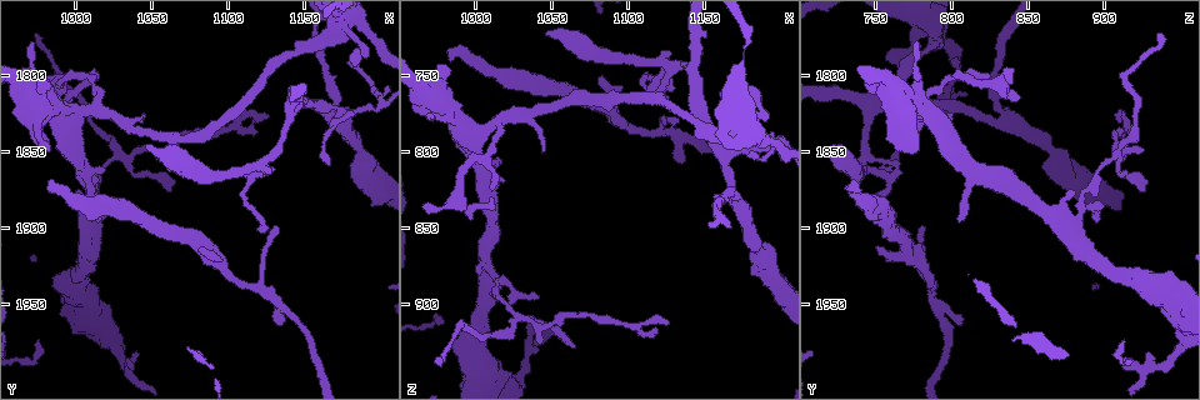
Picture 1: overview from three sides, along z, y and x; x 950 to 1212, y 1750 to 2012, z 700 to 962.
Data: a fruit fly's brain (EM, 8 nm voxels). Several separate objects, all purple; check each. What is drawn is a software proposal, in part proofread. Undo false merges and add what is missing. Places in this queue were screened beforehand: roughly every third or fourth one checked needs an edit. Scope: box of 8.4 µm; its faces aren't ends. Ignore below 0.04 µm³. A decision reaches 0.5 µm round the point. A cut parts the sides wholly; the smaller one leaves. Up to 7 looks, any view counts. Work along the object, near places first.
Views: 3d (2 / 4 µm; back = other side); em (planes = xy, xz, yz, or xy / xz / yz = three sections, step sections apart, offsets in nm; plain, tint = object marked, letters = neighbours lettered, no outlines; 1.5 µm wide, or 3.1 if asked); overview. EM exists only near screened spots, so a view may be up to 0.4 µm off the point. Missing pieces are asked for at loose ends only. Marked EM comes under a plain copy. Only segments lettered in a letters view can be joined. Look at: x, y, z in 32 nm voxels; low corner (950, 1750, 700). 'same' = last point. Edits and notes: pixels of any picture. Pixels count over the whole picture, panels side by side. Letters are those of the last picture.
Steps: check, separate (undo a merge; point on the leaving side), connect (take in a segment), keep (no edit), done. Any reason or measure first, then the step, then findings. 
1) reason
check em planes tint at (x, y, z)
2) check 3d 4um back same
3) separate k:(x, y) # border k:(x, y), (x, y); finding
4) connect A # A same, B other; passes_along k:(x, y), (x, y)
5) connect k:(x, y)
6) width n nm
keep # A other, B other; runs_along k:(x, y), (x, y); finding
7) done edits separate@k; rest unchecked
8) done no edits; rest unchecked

branch stops here
check em planes tint at (972, 1770, 936)

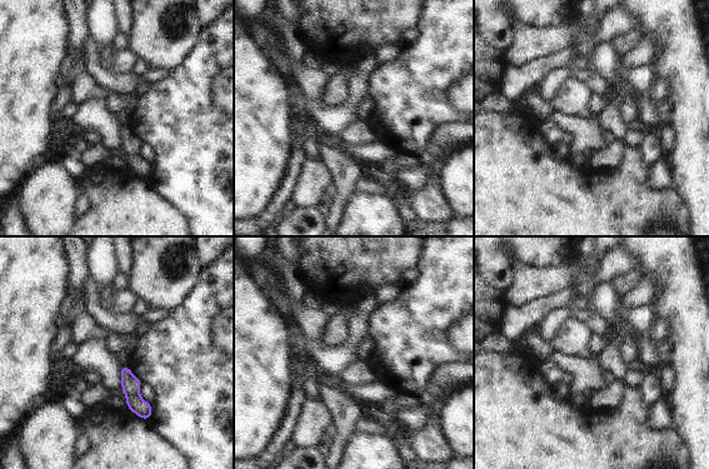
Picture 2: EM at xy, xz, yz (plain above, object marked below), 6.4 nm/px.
what lies round it
check em planes letters same

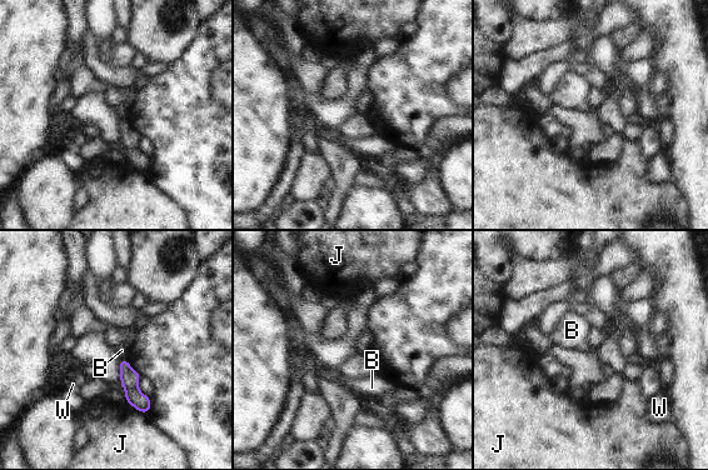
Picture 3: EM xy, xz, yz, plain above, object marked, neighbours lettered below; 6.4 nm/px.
keep # B other, J other, W other; runs_along 3:(123, 361), (133, 395), (146, 409); none of them fits

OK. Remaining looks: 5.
free end
check em yz step 4 tint at (1014, 1896, 802)

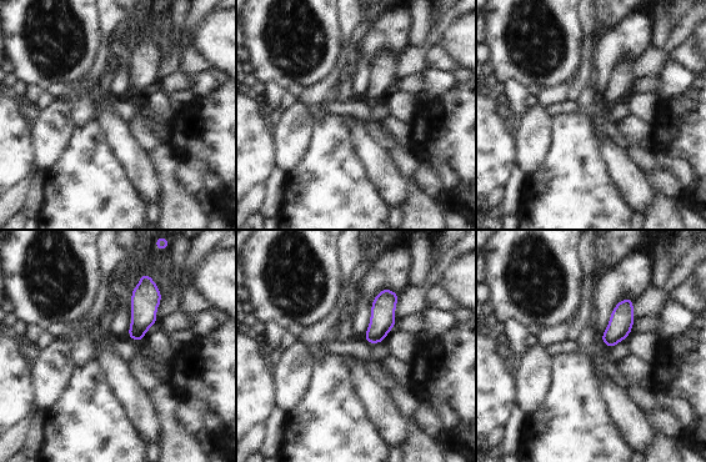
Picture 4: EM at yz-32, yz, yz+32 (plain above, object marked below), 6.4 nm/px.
check em planes letters same

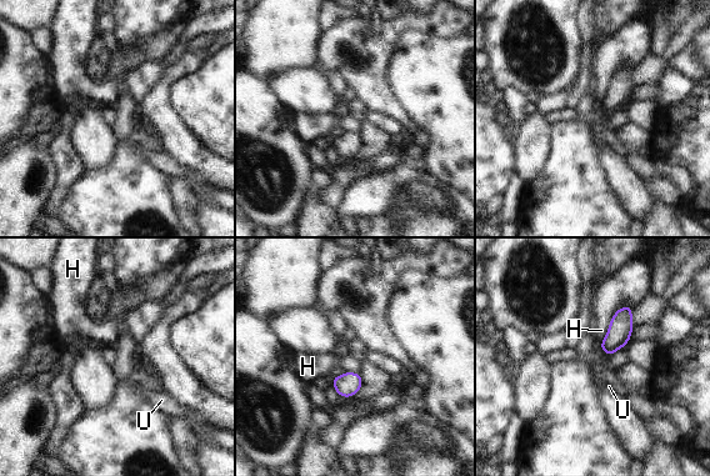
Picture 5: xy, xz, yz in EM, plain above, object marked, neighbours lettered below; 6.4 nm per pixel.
keep # H other, U other; border 5:(610, 321), (606, 335), (600, 342); none of them fits

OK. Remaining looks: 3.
branch stops here
check 3d 4um at (982, 1878, 740)

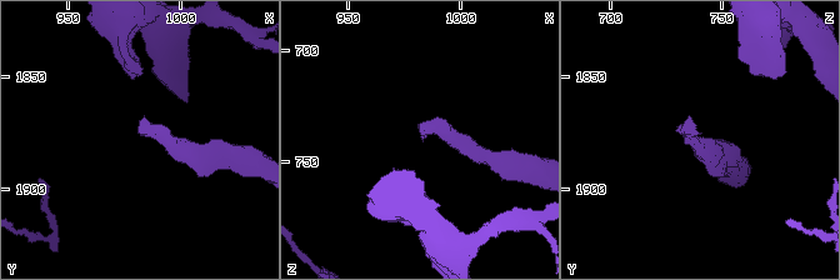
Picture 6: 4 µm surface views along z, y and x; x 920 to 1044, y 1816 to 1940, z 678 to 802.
check em planes tint at (983, 1877, 738)

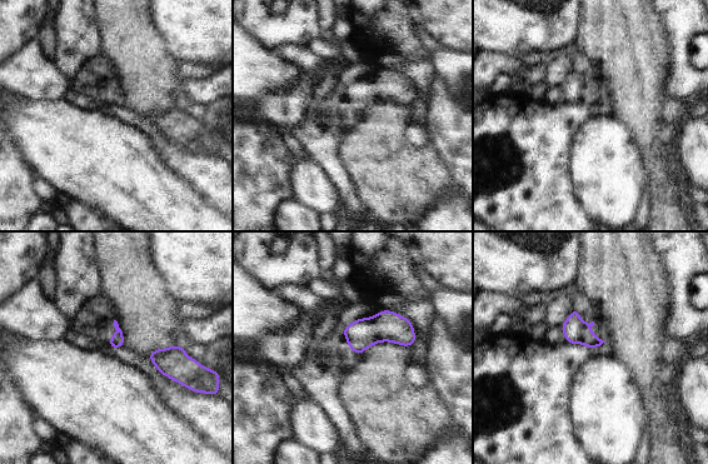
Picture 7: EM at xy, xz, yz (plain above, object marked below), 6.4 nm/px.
check em planes letters same

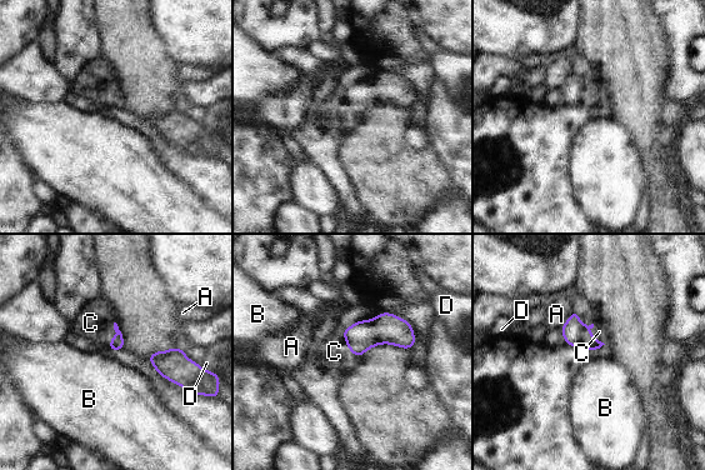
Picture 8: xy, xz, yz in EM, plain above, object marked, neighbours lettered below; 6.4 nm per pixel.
longest_contact C 220 nm
connect C # A other, B other, C same, D other; the cell continues

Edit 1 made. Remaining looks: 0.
done edits connect@8; rest unchecked

